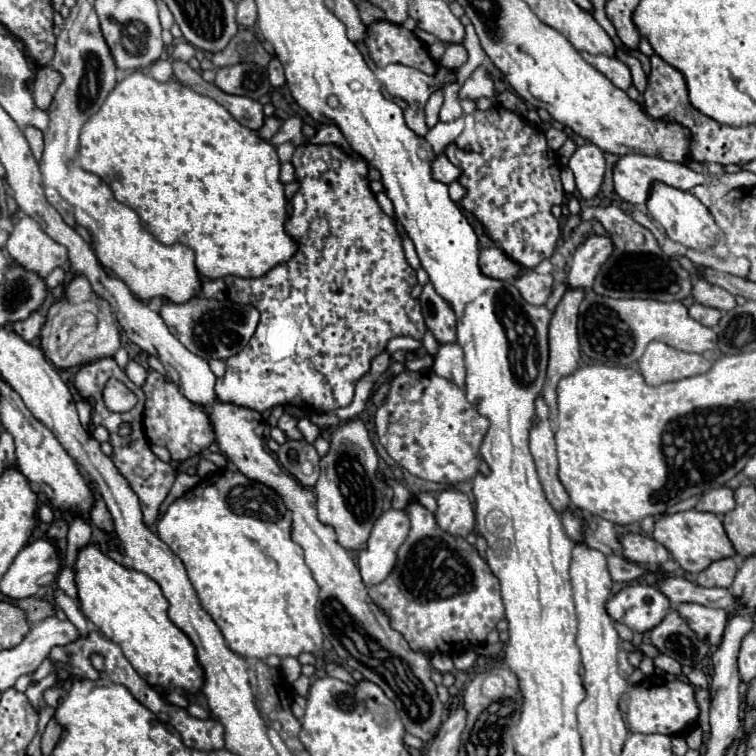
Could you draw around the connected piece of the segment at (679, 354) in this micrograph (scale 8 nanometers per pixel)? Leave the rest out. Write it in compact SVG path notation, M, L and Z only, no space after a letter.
M656 340L648 344L644 356L638 360L638 366L646 384L658 386L664 382L704 374L710 370L712 362L702 354L688 354Z

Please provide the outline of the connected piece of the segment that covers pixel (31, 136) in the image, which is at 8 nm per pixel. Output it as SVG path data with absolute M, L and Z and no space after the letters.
M26 126L24 128L24 136L26 136L28 144L30 144L30 150L32 150L34 158L40 162L42 160L42 152L44 152L44 136L42 136L42 132L38 128L34 128L34 126Z

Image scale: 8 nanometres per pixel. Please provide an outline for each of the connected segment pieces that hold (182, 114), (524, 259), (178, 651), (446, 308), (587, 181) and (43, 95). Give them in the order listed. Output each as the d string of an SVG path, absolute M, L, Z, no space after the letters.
M136 70L128 74L122 82L114 86L114 90L108 94L106 102L102 108L86 120L80 132L80 150L78 150L78 164L90 172L100 176L110 190L114 192L114 198L126 206L130 206L142 220L142 226L152 232L162 244L184 244L194 250L196 254L196 268L200 276L206 276L208 279L226 278L226 276L240 276L240 278L258 278L266 274L272 266L282 264L290 260L290 256L296 252L294 240L286 236L284 232L284 222L286 222L286 198L284 198L284 184L278 180L280 174L280 162L276 156L276 150L272 144L264 142L258 138L258 134L250 128L244 128L240 122L234 120L234 116L220 106L216 100L202 96L194 92L192 88L186 88L178 80L168 80L168 82L158 82L152 76Z
M502 106L486 112L476 110L474 118L480 128L482 152L466 152L454 142L444 150L448 160L462 170L458 182L466 194L458 204L476 216L488 230L490 240L496 242L510 260L524 270L534 270L542 260L552 256L560 236L560 224L552 216L552 206L564 204L556 154L548 150L544 132L530 126L512 110Z
M88 544L80 548L74 570L78 606L82 614L106 638L122 648L128 662L150 686L162 690L184 688L186 692L200 690L202 668L198 666L194 646L188 636L170 622L166 614L168 600L162 596L160 586L150 576L116 564L100 550L98 544Z
M428 282L424 286L424 292L420 296L422 314L426 320L428 330L436 336L440 344L454 342L456 340L456 316L452 306L434 290L434 286Z
M584 144L584 146L576 148L576 152L572 154L568 166L574 172L576 188L580 190L580 194L586 200L594 198L600 190L604 170L606 170L604 152L594 144Z
M48 66L34 70L34 104L36 104L36 108L40 108L40 110L50 108L52 96L58 88L58 80L62 80L62 76L58 76L58 72L50 70Z

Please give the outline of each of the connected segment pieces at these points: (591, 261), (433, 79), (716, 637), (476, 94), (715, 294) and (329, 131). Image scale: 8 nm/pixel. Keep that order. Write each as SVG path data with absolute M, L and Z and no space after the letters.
M590 234L586 242L572 256L568 284L572 288L582 286L584 290L590 290L594 276L598 274L600 266L612 256L612 252L614 252L614 242L610 240L610 236Z
M390 64L386 68L378 68L376 76L380 84L396 98L402 98L408 102L408 108L404 110L404 120L408 128L418 134L420 138L426 136L428 128L424 124L424 104L426 100L444 86L456 82L456 72L448 70L444 66L438 66L436 74L428 76L416 68L402 66L402 64Z
M678 604L674 608L680 618L684 618L688 622L688 626L694 630L694 634L710 644L710 646L718 646L722 640L722 630L726 626L728 620L728 612L726 610L716 610L716 608L708 608L702 604Z
M480 66L480 68L476 68L474 74L462 84L462 88L460 88L460 92L458 92L458 98L460 98L460 100L464 100L464 98L468 98L468 100L478 100L480 96L494 96L494 94L496 94L494 82L492 82L492 78L488 76L486 68Z
M694 280L692 298L694 298L694 302L698 302L702 306L710 306L710 308L718 308L718 310L730 310L736 306L736 302L732 304L730 292L726 292L724 288L718 288L714 284L708 284L704 280Z
M322 124L322 126L316 130L316 134L314 134L312 138L308 138L306 142L310 142L310 144L328 144L328 140L330 140L332 144L340 144L340 146L344 146L344 150L346 150L348 154L352 152L350 146L348 146L346 140L344 140L340 128L338 128L336 124Z

